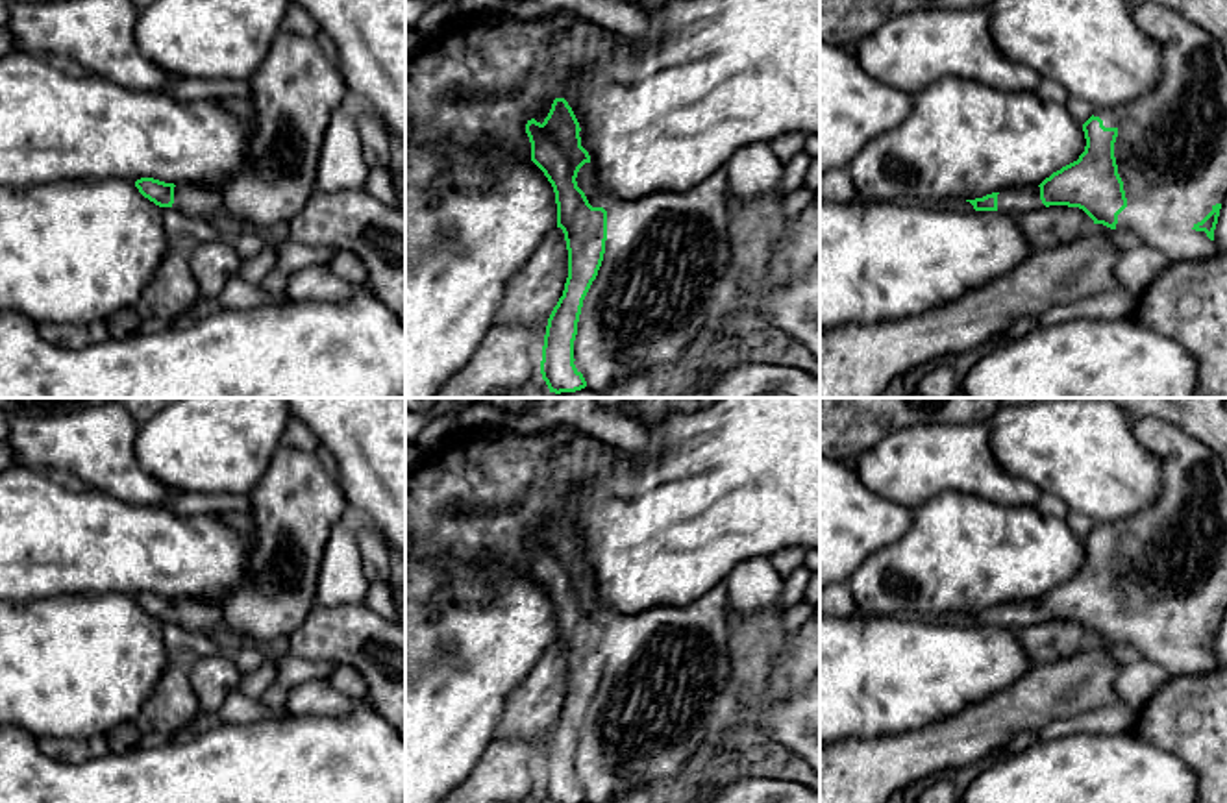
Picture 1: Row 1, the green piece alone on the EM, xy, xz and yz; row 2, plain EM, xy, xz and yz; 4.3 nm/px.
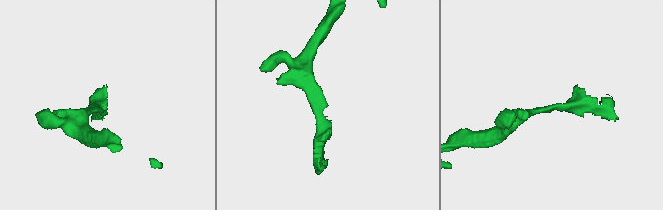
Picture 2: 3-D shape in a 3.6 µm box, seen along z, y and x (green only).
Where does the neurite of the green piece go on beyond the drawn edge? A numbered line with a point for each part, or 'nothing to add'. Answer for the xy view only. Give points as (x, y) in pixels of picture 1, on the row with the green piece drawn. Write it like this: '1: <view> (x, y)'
1: xy (295, 91)

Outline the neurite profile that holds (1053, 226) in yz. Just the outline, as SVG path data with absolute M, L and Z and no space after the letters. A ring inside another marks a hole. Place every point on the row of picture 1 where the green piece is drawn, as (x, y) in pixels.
M1049 205L1020 216L1020 226L1033 252L1073 242L1094 220L1079 207Z

